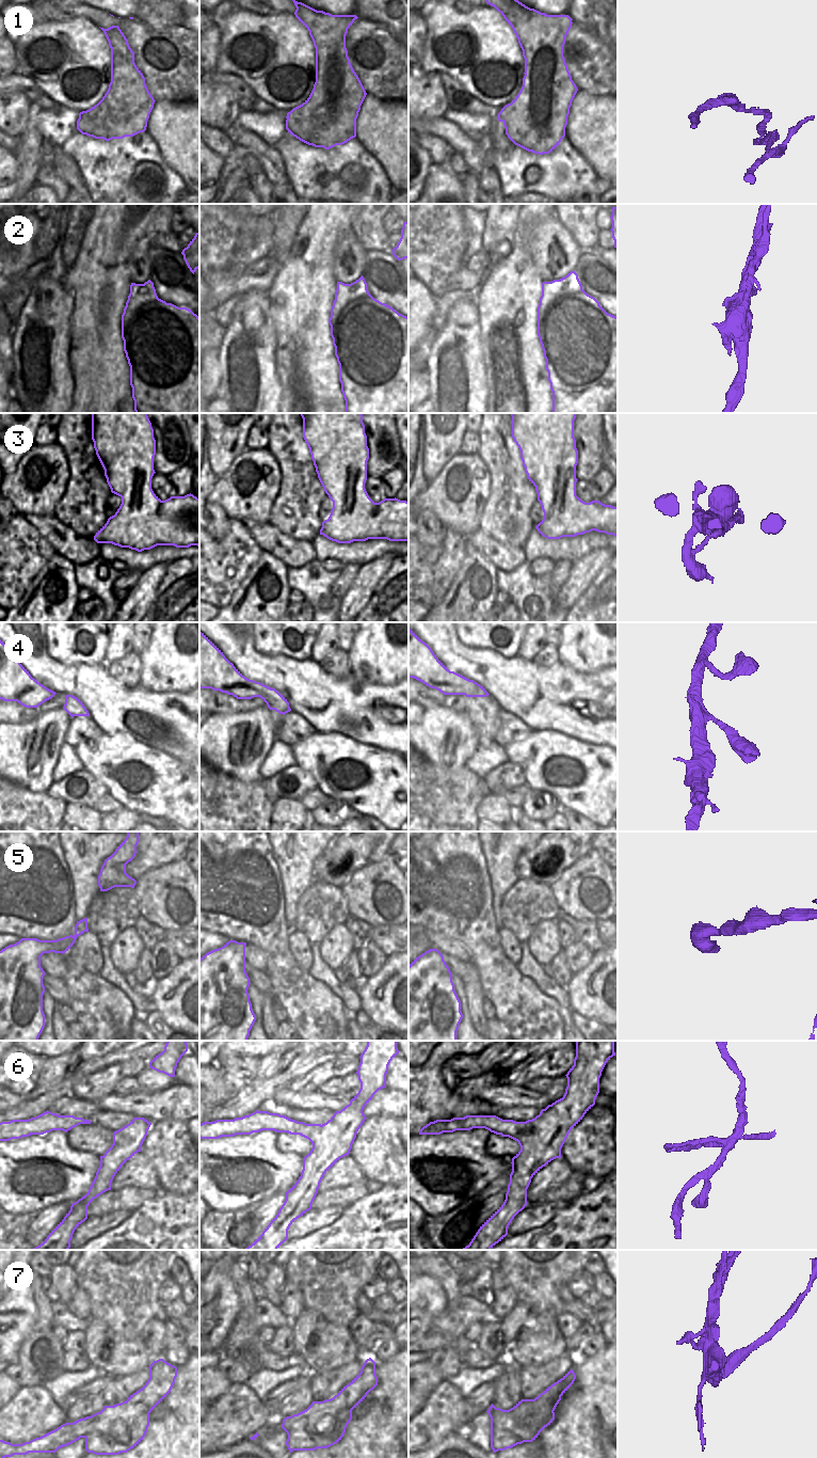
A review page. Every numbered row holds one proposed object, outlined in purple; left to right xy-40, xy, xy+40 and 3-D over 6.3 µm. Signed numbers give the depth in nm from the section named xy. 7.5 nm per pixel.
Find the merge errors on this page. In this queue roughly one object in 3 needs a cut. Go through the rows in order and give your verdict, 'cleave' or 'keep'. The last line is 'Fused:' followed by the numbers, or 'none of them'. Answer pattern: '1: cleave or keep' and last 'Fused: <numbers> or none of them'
1: cleave
2: cleave
3: keep
4: keep
5: keep
6: cleave
7: cleave
Fused: 1, 2, 6, 7

